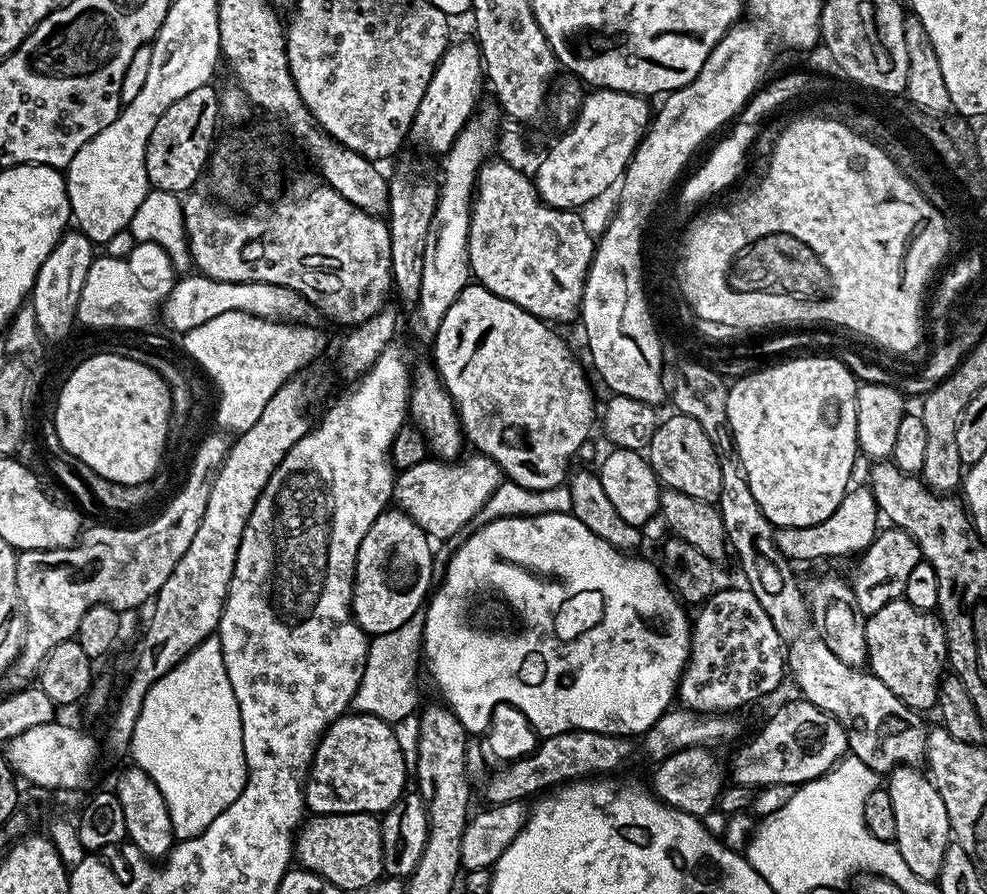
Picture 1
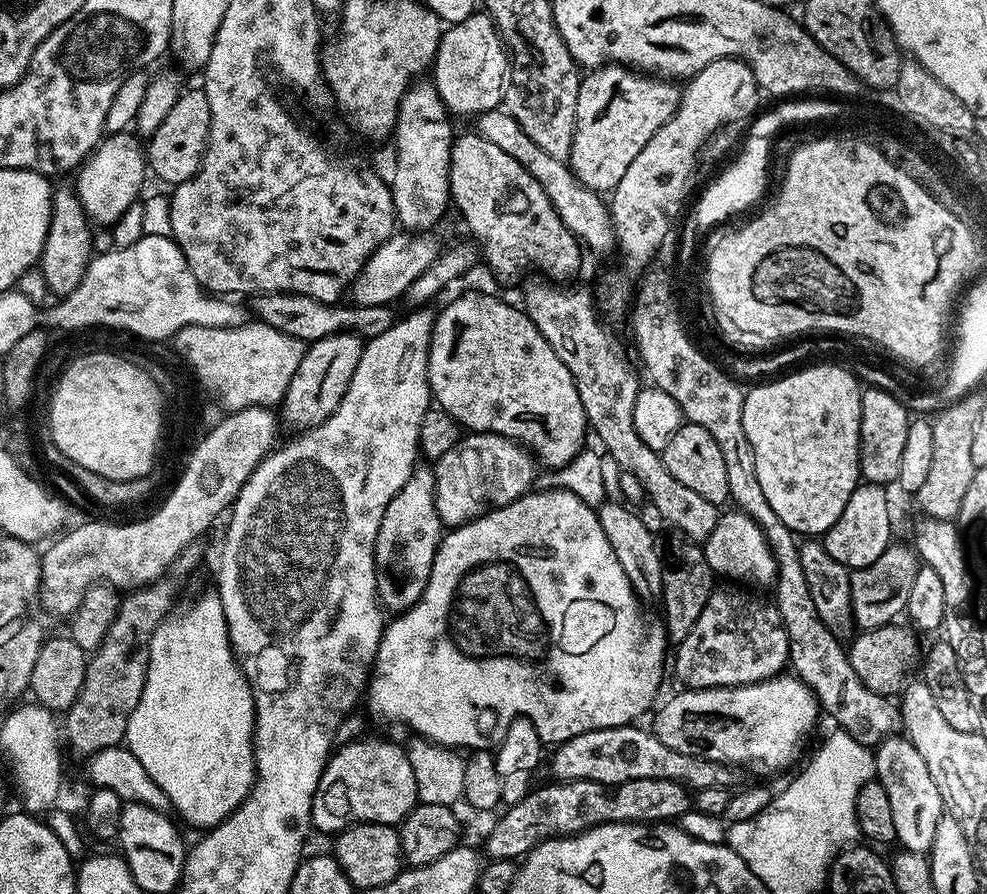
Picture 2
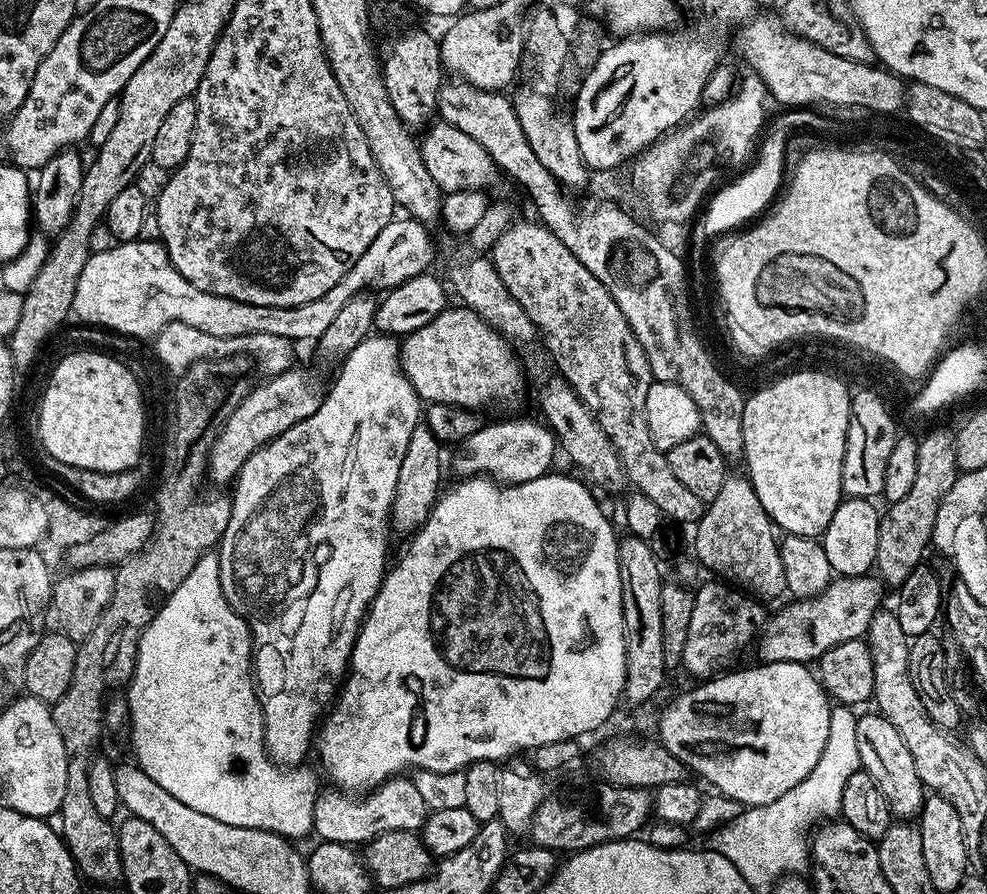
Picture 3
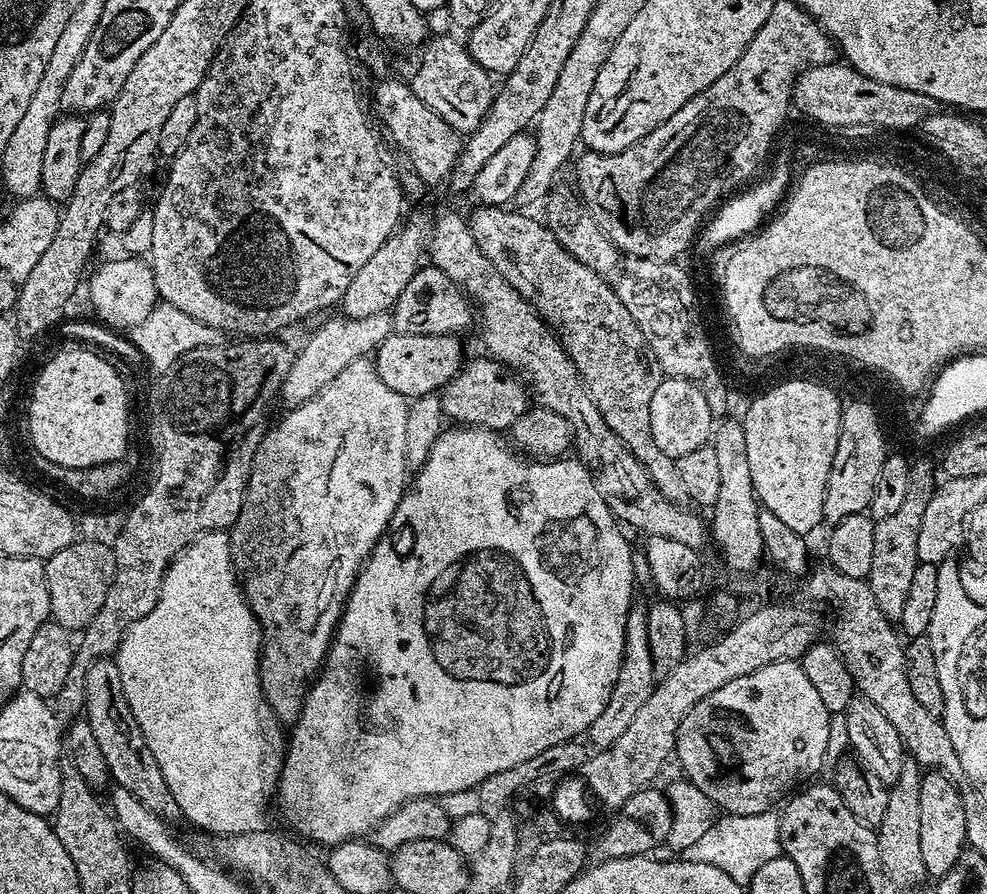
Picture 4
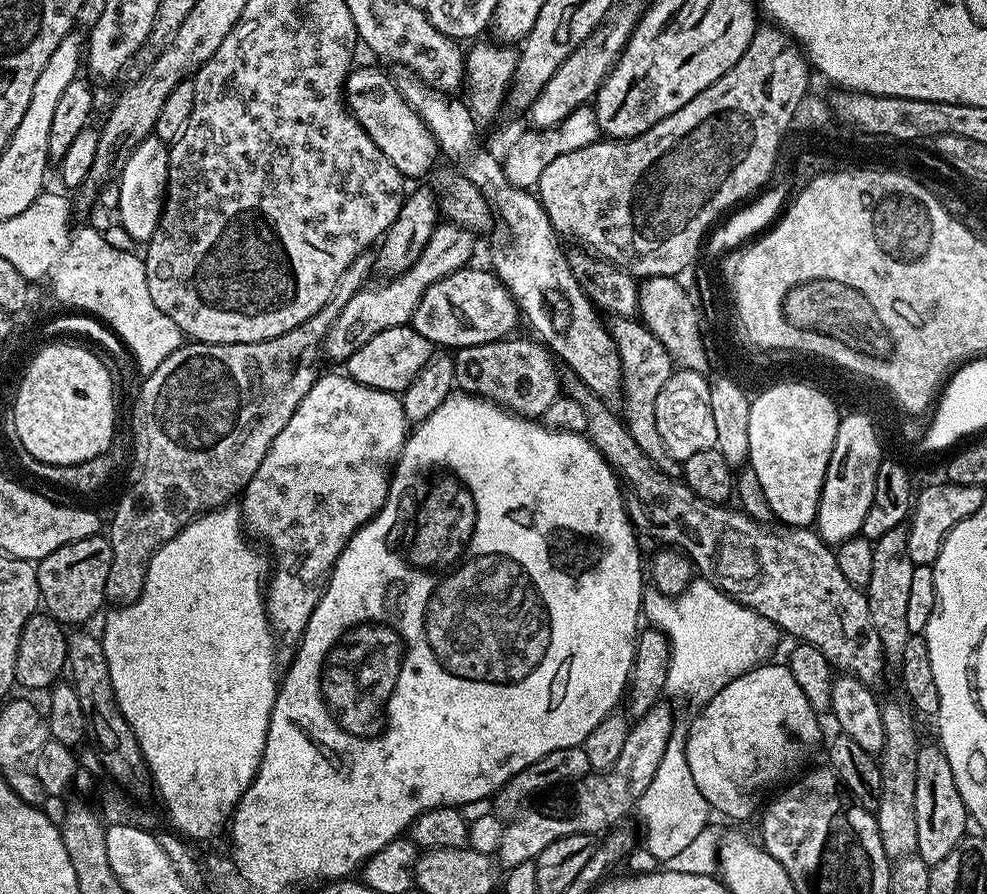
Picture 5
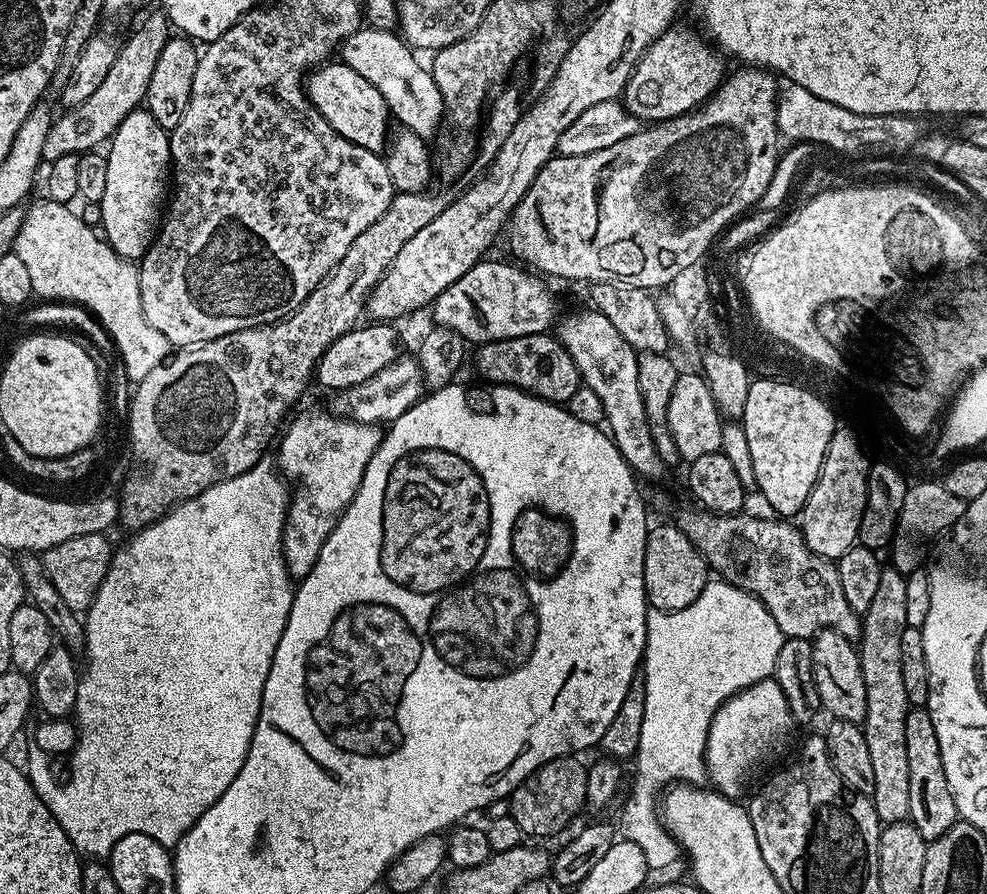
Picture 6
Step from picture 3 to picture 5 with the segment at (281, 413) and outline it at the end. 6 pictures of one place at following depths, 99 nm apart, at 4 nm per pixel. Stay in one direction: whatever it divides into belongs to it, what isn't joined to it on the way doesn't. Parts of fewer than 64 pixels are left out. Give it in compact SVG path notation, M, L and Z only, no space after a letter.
M437 223L434 234L430 234L430 242L426 242L426 248L422 250L422 254L418 254L414 266L398 276L385 279L385 284L380 284L377 288L361 288L354 294L354 298L350 298L350 302L346 302L346 306L342 306L334 326L330 326L324 339L323 355L327 359L329 356L332 360L346 362L350 354L354 354L354 350L362 350L362 346L366 346L366 342L370 342L374 334L382 334L382 330L408 324L414 310L418 310L418 302L422 302L422 294L426 294L426 290L434 286L434 282L454 274L460 268L469 267L471 260L468 259L476 252L476 240L473 233L467 228L461 228L459 224Z

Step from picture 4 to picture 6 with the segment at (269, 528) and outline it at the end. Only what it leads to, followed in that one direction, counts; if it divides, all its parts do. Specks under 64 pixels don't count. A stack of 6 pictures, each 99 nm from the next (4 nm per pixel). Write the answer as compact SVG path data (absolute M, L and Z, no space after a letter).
M335 414L327 415L300 416L289 426L288 433L279 437L278 468L294 485L294 495L291 497L288 517L284 523L284 560L288 563L288 574L293 578L303 578L310 574L326 538L332 532L332 527L354 498L362 482L362 474L366 474L366 466L370 458L374 458L374 450L378 450L382 439L381 429L375 424L363 424Z

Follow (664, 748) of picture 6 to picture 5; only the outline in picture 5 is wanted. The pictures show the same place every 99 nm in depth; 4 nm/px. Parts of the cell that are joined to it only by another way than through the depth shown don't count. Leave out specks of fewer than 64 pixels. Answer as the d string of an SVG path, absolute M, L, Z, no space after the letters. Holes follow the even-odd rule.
M703 578L693 579L684 592L666 596L656 587L644 589L642 616L668 637L668 673L664 691L670 697L685 696L703 706L718 690L751 668L758 668L782 639L782 633L762 614L742 606ZM673 735L666 746L662 760L658 763L657 773L640 798L639 812L644 819L644 846L660 862L666 858L674 858L691 840L698 838L704 828L709 827L710 807L690 774L683 735Z

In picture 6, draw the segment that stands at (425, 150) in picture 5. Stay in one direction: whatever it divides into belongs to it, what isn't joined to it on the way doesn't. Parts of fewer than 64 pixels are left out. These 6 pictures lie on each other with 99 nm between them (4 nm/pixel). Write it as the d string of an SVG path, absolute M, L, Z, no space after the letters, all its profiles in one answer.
M341 62L332 63L317 67L307 77L306 95L312 107L317 108L322 118L326 118L326 122L330 122L330 126L338 130L338 134L342 134L342 138L371 152L383 153L386 148L386 137L389 135L390 113L382 94L350 66Z

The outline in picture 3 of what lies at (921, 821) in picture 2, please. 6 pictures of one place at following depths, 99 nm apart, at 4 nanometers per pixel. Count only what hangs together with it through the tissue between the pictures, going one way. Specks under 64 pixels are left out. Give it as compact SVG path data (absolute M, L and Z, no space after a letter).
M872 710L869 716L861 715L856 721L856 729L860 767L872 775L874 782L878 782L878 790L882 790L893 817L919 817L920 807L924 805L926 799L926 789L918 778L914 754L910 754L906 742L902 742L902 734L898 734L898 730L894 730L891 722L876 710Z

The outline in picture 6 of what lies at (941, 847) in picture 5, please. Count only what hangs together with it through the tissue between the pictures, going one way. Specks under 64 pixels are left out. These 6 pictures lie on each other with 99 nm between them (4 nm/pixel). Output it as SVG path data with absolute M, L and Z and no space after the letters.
M912 706L906 714L906 758L910 762L910 823L924 840L942 838L950 826L958 823L958 817L954 794L950 794L950 782L946 782L942 766L942 750L938 750L938 734L934 734L934 722L927 707Z

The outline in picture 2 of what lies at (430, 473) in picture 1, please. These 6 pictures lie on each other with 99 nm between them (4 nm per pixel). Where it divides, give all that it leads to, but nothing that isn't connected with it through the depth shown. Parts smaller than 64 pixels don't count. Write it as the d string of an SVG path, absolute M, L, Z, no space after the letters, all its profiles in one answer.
M495 432L465 435L434 464L434 494L441 525L466 524L487 508L502 508L505 504L512 504L533 487L535 467L537 465L528 449L515 440L507 440L504 436L497 436Z

